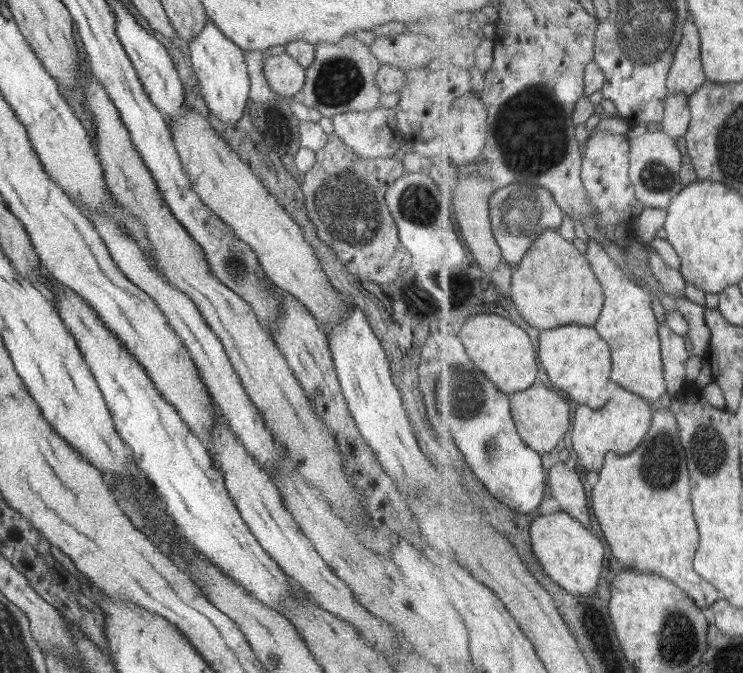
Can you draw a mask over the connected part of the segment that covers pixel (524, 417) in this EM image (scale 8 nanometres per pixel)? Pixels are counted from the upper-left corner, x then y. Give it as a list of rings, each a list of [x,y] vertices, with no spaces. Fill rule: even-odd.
[[[540,386],[538,388],[530,388],[526,392],[518,392],[512,394],[512,404],[514,404],[514,416],[520,426],[519,431],[526,439],[526,442],[532,448],[538,448],[541,453],[549,453],[559,448],[560,442],[566,438],[566,434],[572,430],[574,426],[574,408],[572,404],[566,400],[569,396],[560,392],[554,386]]]

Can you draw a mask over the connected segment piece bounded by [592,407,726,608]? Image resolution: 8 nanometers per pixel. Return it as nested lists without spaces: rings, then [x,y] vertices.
[[[660,408],[654,414],[654,426],[637,451],[623,455],[616,451],[609,452],[607,463],[600,473],[599,482],[593,489],[593,508],[604,532],[614,546],[614,554],[622,558],[621,565],[634,566],[644,573],[664,575],[685,588],[702,608],[714,606],[725,594],[704,575],[698,572],[695,560],[702,546],[702,534],[694,514],[692,500],[692,474],[688,464],[688,452],[684,448],[682,426],[674,410]]]

